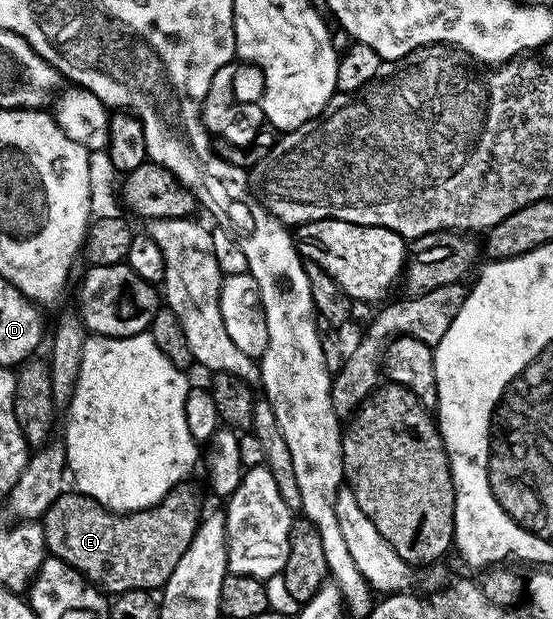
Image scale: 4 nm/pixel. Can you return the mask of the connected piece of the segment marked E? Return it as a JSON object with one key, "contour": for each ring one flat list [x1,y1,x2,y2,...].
{"contour":[[179,484,173,490,166,491,164,500,160,500,156,505,150,506,146,510,134,510,130,514,119,514,112,510,107,510,96,500,92,500,88,496,84,496,81,492,64,492,52,504,52,508,48,508,48,512,43,514,40,521,42,523,42,531,44,532,44,540,46,541,46,549,53,557,59,558,71,566,73,570,79,570,86,581,98,587,99,590,110,596,126,594,130,590,145,590,147,592,161,591,165,586,168,576,172,576,172,571,176,569,176,564,180,564,180,556,184,556,184,552,188,552,188,544,192,544,192,536,198,530,198,524,204,517,204,509,202,510,202,502,198,499,198,494,192,487,186,486,190,484]]}

